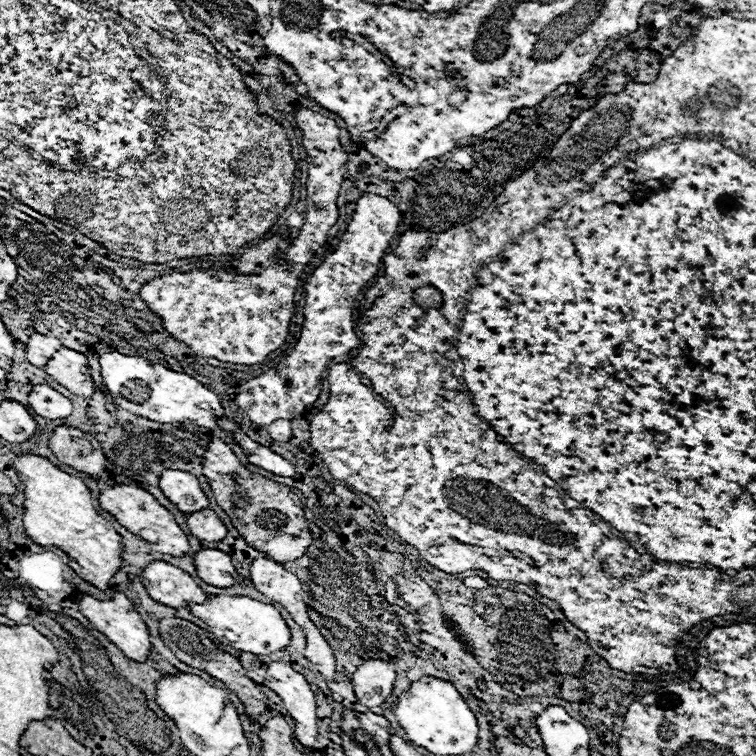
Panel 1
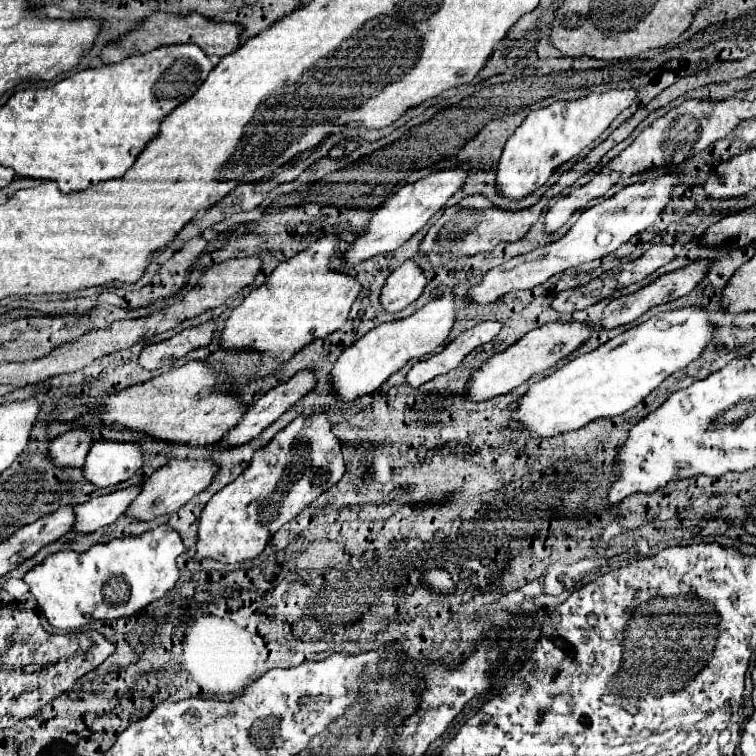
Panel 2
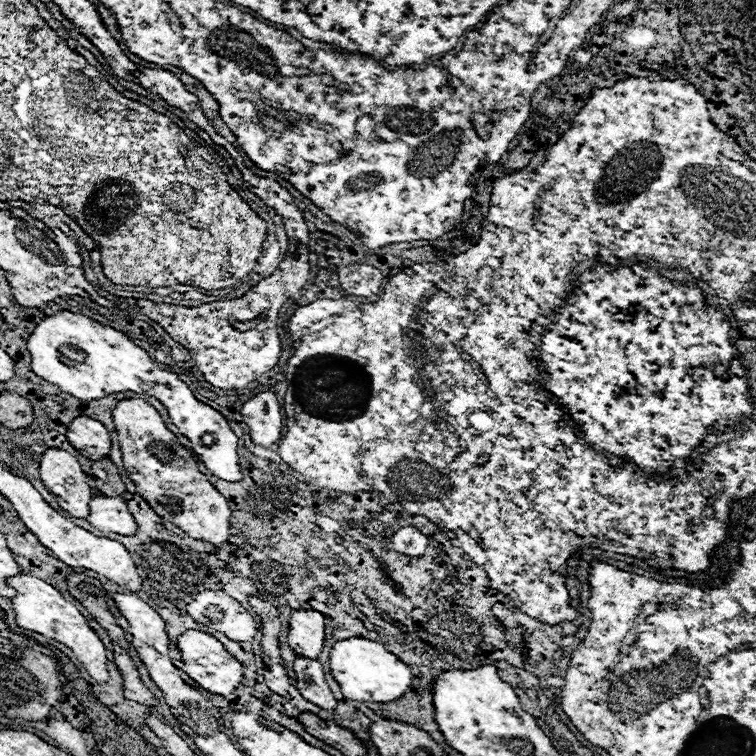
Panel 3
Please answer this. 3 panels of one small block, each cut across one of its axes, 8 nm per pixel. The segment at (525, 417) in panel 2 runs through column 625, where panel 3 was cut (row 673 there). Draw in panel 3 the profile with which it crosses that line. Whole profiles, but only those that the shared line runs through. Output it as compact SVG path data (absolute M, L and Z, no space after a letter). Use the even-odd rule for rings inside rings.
M366 638L338 640L330 652L330 670L334 680L342 686L342 694L360 702L394 702L412 686L412 668L388 652L384 644Z

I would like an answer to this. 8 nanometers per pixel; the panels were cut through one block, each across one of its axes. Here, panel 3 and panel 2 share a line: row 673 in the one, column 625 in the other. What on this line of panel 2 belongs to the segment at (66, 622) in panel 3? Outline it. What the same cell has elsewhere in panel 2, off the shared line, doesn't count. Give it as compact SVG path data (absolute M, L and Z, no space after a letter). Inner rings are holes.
M612 88L606 92L592 92L578 100L558 100L546 108L532 110L504 146L504 152L498 164L498 176L496 176L498 190L510 198L522 198L534 192L538 186L546 184L552 170L556 170L560 164L568 162L570 158L578 156L582 148L586 148L594 138L598 138L610 126L610 122L638 98L638 94L640 94L640 88Z

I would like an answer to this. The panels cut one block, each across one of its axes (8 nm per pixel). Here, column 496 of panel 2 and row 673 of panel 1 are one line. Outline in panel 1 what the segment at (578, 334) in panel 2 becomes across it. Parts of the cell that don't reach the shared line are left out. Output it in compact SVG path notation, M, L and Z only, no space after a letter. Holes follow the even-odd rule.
M366 660L352 674L352 688L360 704L374 708L384 704L384 700L392 694L394 680L394 664L384 660Z

